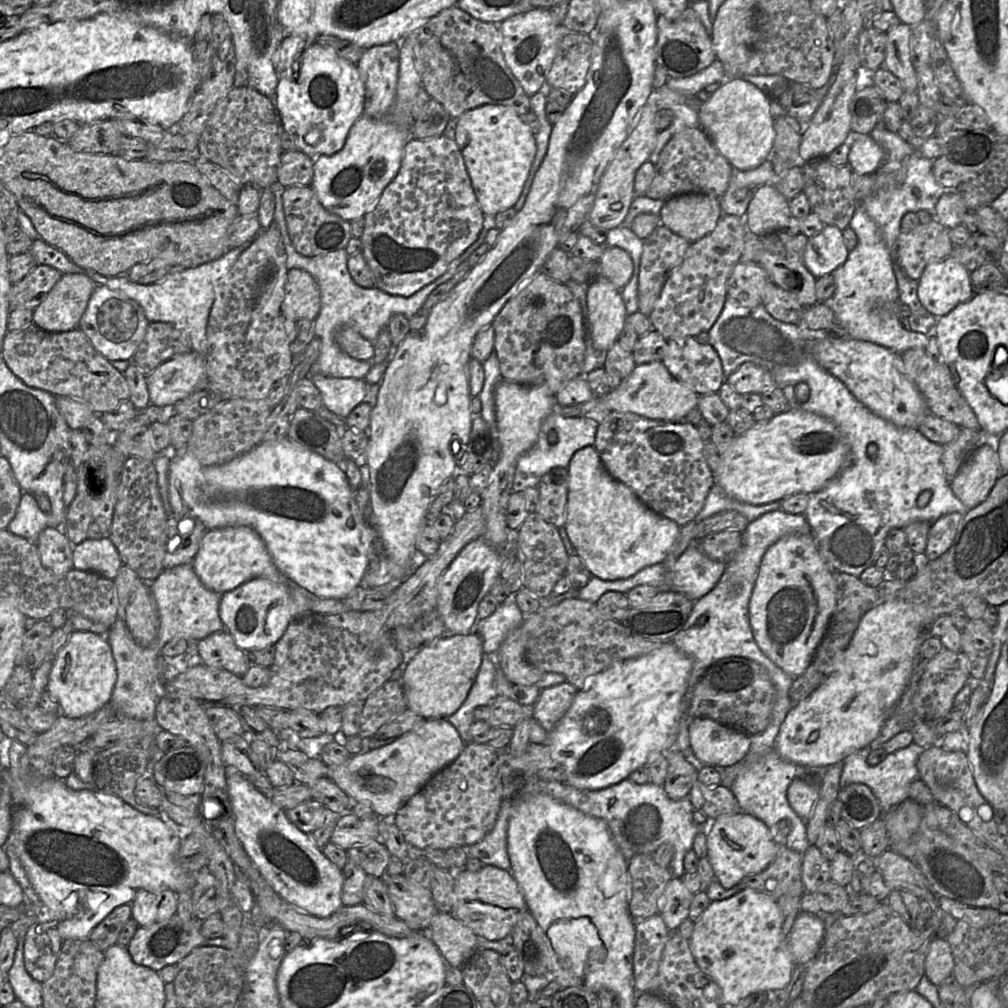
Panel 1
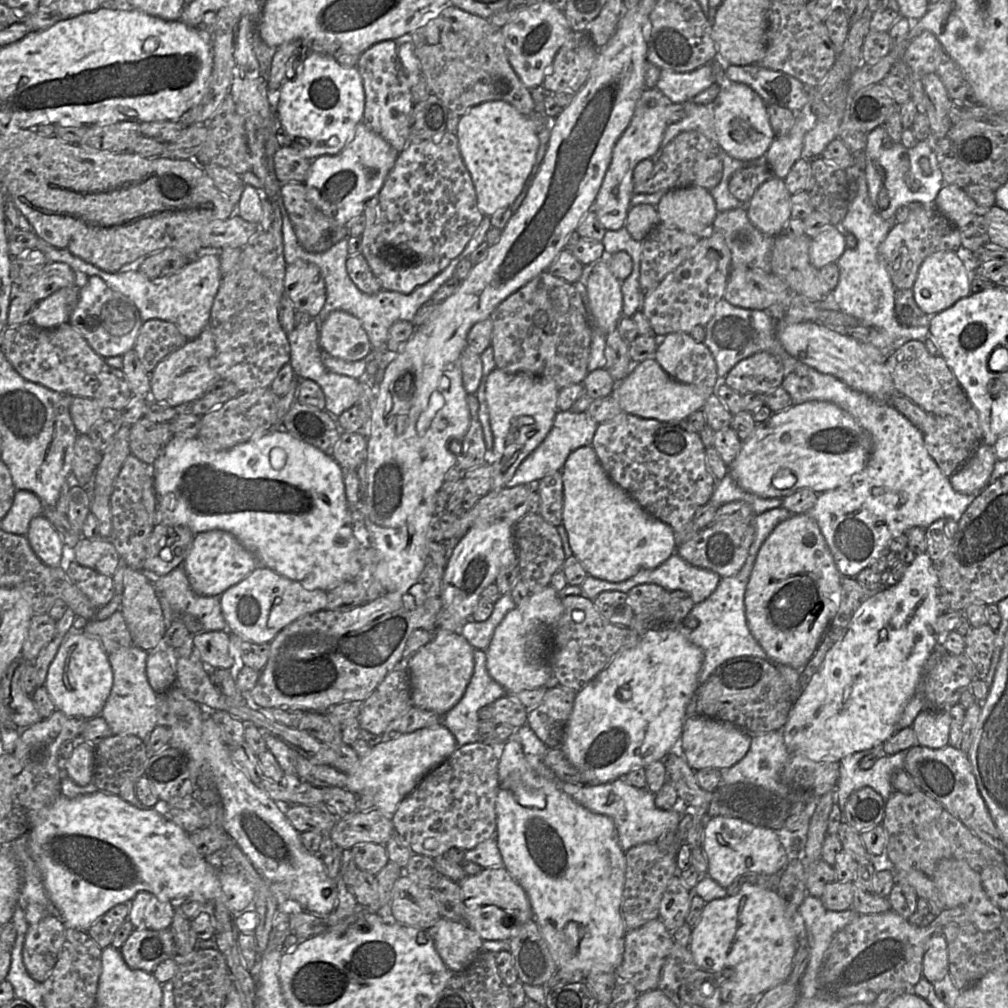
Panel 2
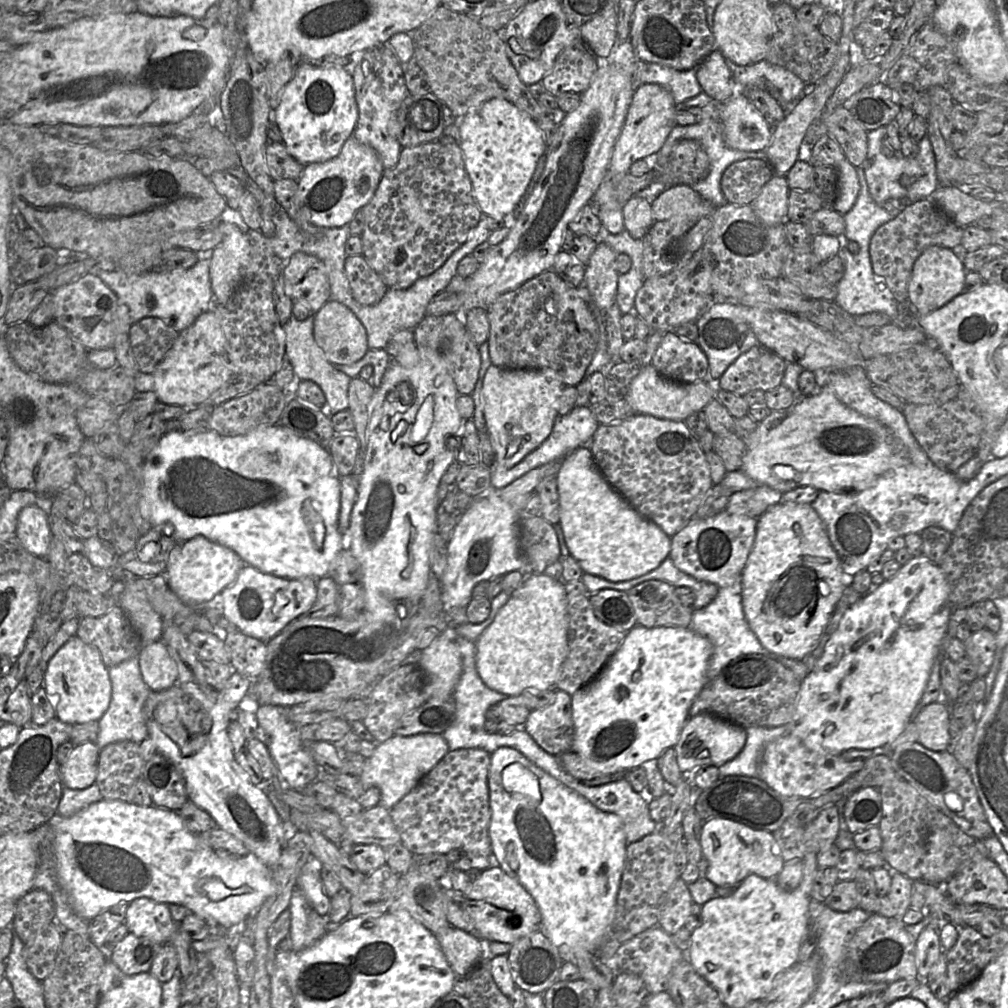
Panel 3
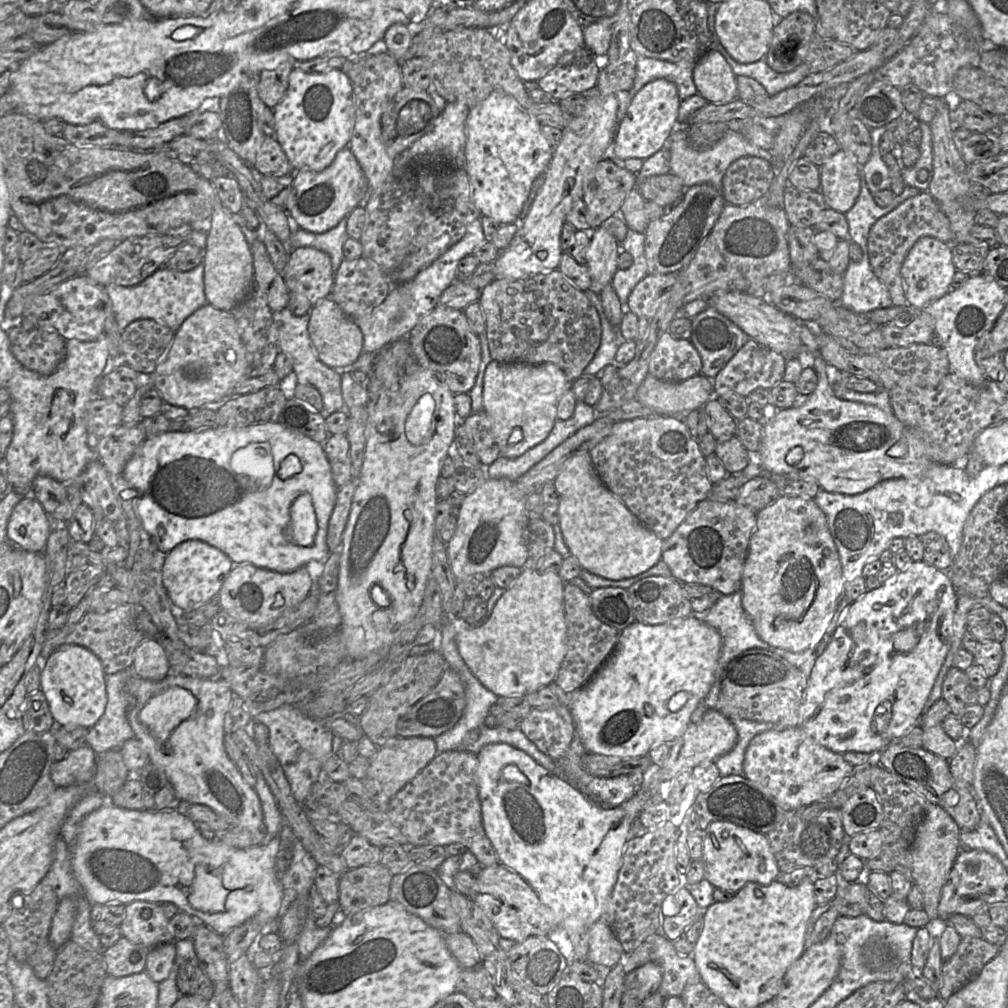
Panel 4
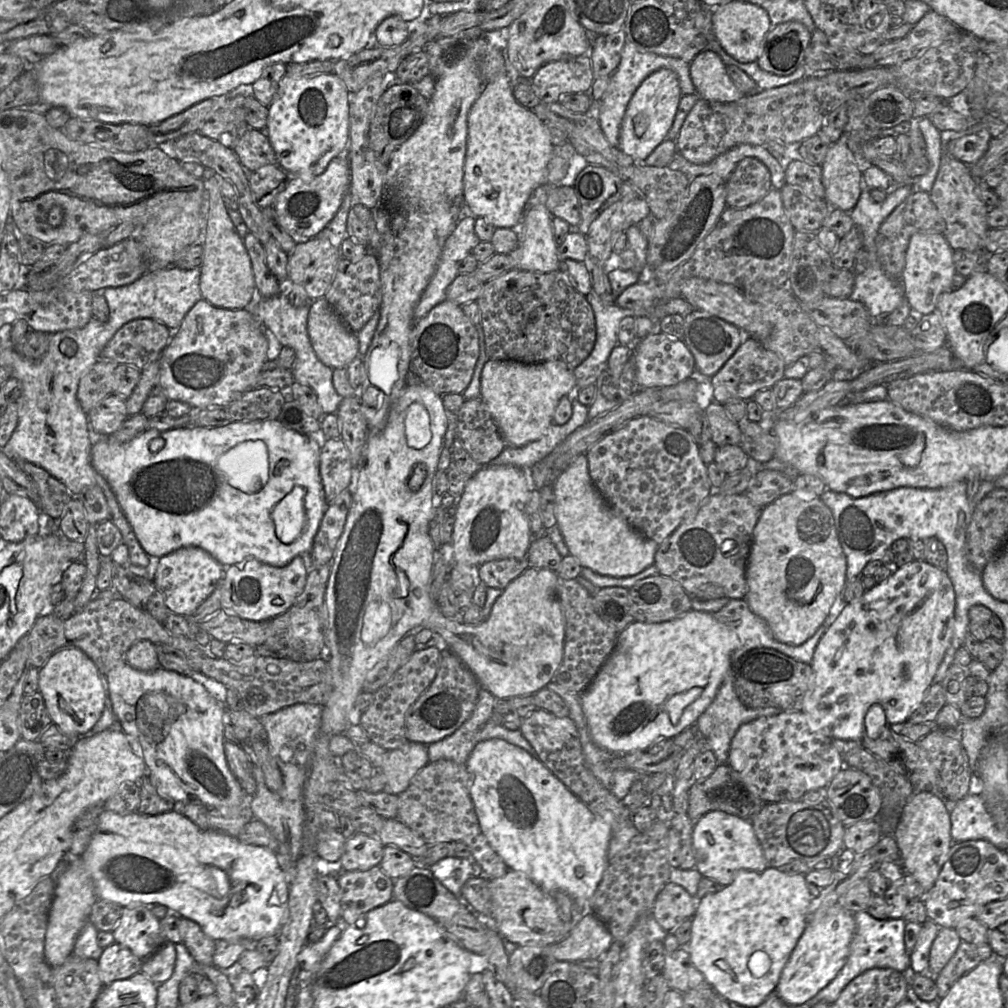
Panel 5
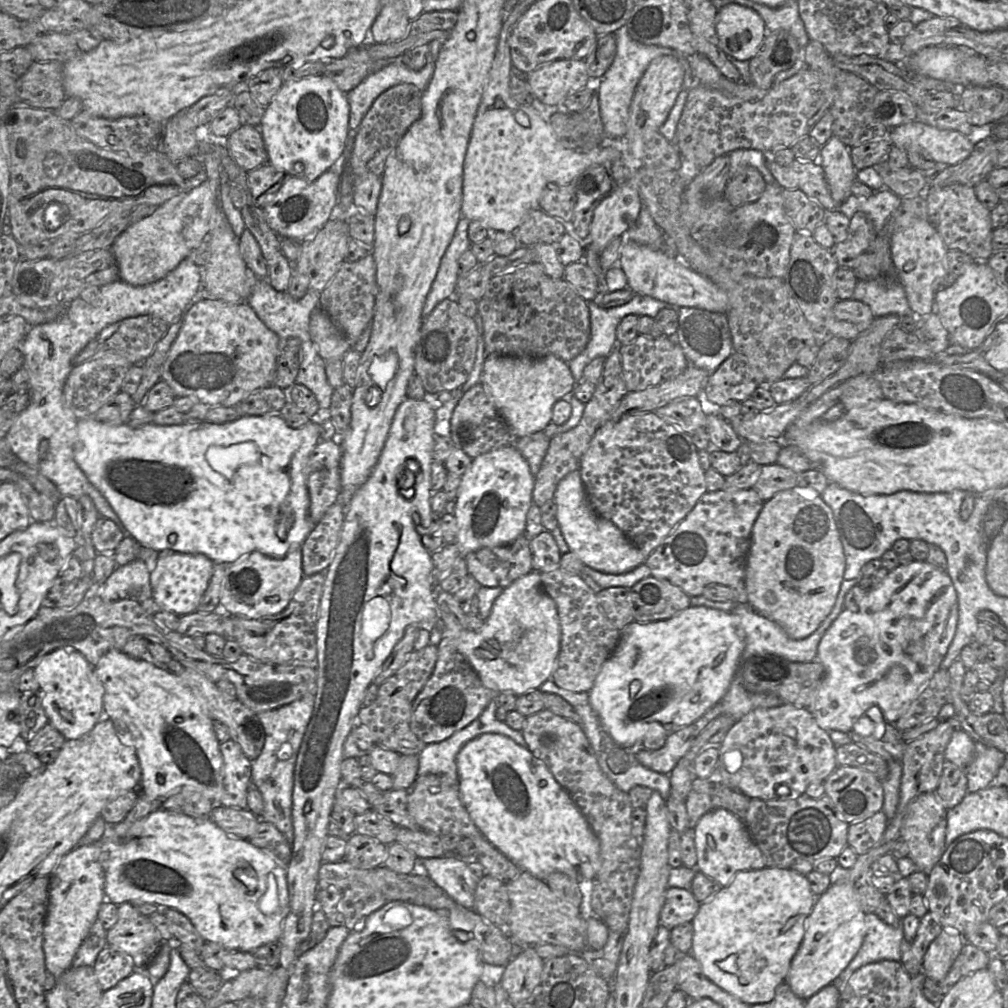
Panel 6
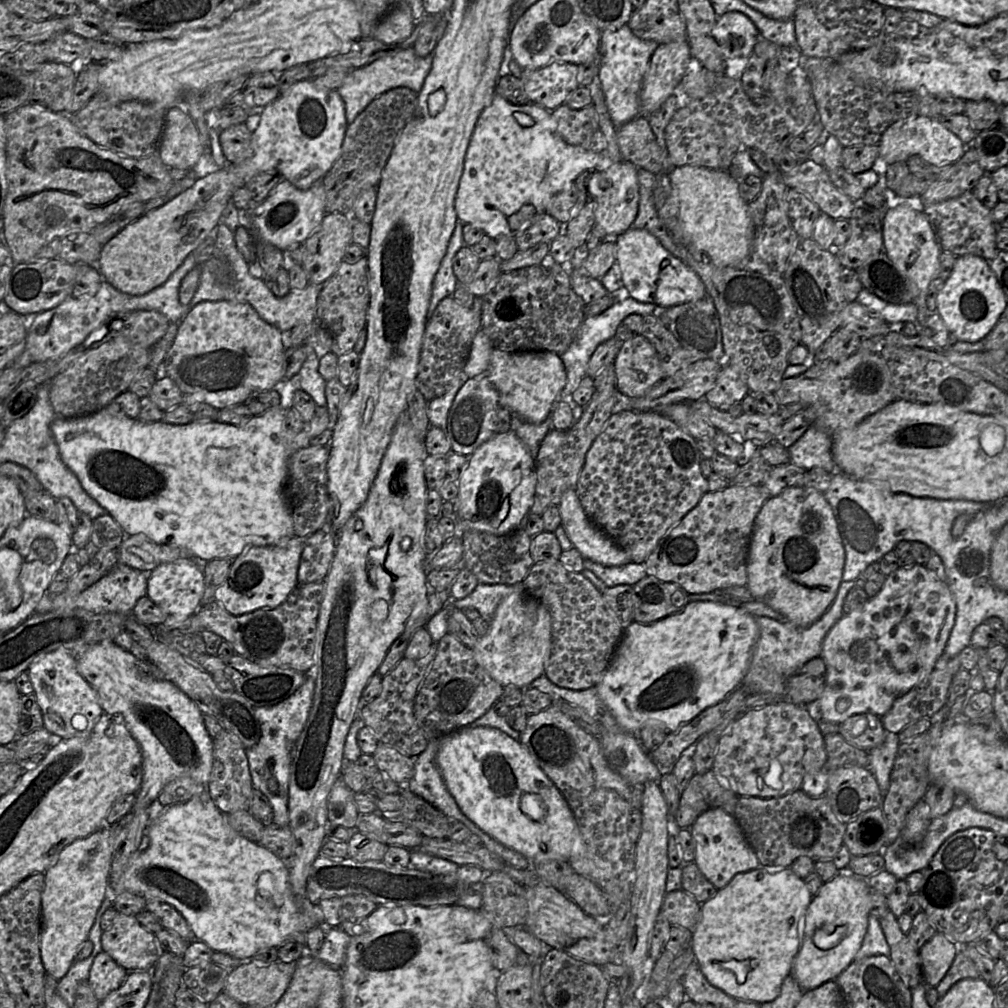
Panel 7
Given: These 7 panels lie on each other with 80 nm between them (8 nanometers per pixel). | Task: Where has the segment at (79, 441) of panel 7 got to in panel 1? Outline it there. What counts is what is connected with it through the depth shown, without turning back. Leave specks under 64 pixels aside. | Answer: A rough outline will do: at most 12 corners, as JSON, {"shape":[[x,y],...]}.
{"shape":[[288,437],[204,466],[169,501],[253,528],[318,597],[361,584],[374,530],[340,465]]}

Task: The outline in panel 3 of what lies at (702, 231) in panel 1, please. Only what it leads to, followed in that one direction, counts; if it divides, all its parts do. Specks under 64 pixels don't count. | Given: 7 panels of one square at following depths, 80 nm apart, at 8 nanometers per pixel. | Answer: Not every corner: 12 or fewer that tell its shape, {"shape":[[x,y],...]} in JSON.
{"shape":[[690,185],[668,186],[651,202],[654,221],[702,218],[715,208]]}

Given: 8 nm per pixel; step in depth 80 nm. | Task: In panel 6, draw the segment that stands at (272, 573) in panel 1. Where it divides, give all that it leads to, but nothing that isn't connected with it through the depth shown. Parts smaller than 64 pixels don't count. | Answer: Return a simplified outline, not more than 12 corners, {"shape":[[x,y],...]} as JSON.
{"shape":[[162,551],[150,572],[152,598],[178,616],[193,613],[214,562]]}

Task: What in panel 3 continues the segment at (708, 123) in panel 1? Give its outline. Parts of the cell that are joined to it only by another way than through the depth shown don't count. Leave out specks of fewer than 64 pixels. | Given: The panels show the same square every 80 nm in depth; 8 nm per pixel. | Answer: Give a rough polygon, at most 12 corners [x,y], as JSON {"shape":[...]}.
{"shape":[[741,91],[722,103],[724,140],[765,151],[773,127]]}

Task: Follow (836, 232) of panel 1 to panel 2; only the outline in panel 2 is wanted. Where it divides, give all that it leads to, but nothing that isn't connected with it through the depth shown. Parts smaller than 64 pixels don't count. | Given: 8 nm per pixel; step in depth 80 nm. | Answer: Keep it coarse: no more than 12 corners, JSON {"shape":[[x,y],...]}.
{"shape":[[840,227],[813,237],[811,264],[820,270],[836,263],[846,249]]}

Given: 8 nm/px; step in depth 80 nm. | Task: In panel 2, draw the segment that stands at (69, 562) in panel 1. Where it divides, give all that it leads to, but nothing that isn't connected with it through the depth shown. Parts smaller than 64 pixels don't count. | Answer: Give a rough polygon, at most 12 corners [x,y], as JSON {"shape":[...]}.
{"shape":[[43,514],[25,537],[44,564],[63,566],[66,546]]}

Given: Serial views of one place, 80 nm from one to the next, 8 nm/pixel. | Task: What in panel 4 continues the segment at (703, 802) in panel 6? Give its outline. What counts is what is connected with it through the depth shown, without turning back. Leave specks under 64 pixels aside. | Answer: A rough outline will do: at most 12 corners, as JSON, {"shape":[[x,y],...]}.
{"shape":[[743,775],[696,794],[699,830],[729,821],[763,834],[790,811]]}

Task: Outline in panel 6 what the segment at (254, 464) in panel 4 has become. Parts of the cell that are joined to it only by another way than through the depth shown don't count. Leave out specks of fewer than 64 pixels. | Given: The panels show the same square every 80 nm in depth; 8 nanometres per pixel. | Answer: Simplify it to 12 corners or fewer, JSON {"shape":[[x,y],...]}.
{"shape":[[255,443],[210,446],[205,457],[231,477],[240,466],[259,462]]}

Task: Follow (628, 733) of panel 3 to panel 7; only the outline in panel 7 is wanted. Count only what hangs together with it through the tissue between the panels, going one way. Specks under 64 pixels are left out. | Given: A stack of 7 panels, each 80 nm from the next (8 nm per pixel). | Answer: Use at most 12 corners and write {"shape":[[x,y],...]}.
{"shape":[[689,602],[624,631],[598,695],[669,733],[742,684],[758,626]]}

